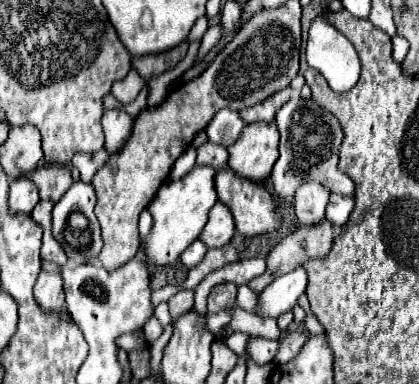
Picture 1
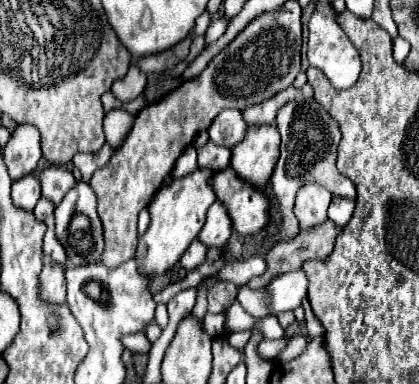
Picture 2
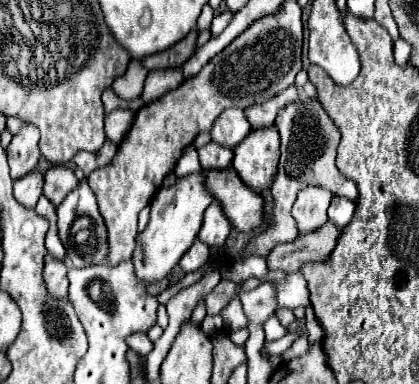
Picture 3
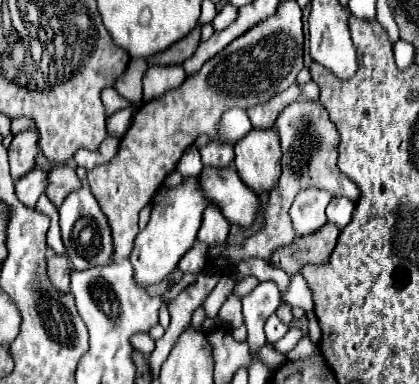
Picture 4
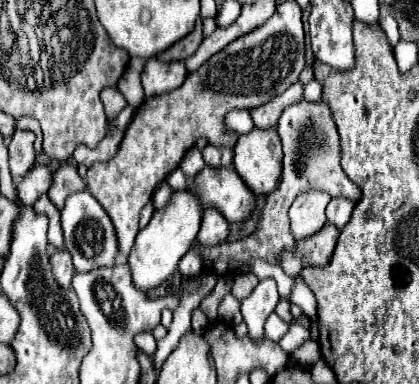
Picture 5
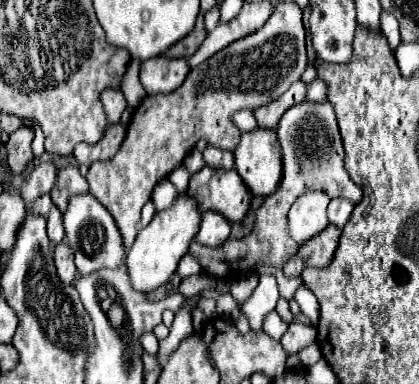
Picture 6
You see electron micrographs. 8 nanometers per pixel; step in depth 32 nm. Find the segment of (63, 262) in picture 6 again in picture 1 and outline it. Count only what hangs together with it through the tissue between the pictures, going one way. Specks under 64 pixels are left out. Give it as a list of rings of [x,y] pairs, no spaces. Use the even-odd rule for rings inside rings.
[[[40,272],[36,286],[34,286],[34,296],[44,312],[58,312],[64,308],[64,290],[60,284],[60,272]]]

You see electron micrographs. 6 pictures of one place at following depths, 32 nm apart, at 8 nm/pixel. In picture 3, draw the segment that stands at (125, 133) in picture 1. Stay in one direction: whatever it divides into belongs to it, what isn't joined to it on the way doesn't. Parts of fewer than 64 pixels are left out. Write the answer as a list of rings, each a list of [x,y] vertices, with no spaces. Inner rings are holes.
[[[118,109],[110,114],[106,114],[104,118],[104,130],[106,130],[106,138],[114,144],[120,144],[124,140],[124,136],[128,134],[130,126],[134,120],[134,112],[129,109]]]

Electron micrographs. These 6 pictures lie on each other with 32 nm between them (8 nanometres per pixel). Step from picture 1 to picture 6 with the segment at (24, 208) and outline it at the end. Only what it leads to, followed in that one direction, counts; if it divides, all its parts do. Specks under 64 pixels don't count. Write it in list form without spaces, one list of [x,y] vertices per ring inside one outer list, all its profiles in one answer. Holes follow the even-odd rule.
[[[36,162],[30,176],[20,184],[20,194],[26,204],[32,204],[38,196],[48,194],[56,184],[56,166],[52,162]]]

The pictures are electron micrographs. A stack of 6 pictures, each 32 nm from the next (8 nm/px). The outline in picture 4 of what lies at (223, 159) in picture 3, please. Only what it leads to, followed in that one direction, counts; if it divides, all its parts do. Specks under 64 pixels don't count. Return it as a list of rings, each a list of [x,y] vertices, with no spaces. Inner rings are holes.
[[[208,142],[204,148],[200,148],[200,158],[204,166],[226,168],[234,160],[234,148],[220,142]]]

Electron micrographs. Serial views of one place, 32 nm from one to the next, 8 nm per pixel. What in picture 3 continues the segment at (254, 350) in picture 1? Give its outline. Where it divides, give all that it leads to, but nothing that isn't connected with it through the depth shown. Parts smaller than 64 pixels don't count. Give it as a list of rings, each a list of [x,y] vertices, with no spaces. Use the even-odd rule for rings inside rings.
[[[288,332],[288,334],[286,334],[284,338],[280,338],[280,340],[264,342],[262,350],[264,350],[268,356],[280,356],[286,348],[290,348],[290,344],[292,344],[296,338],[298,338],[298,334],[296,334],[296,332]]]

